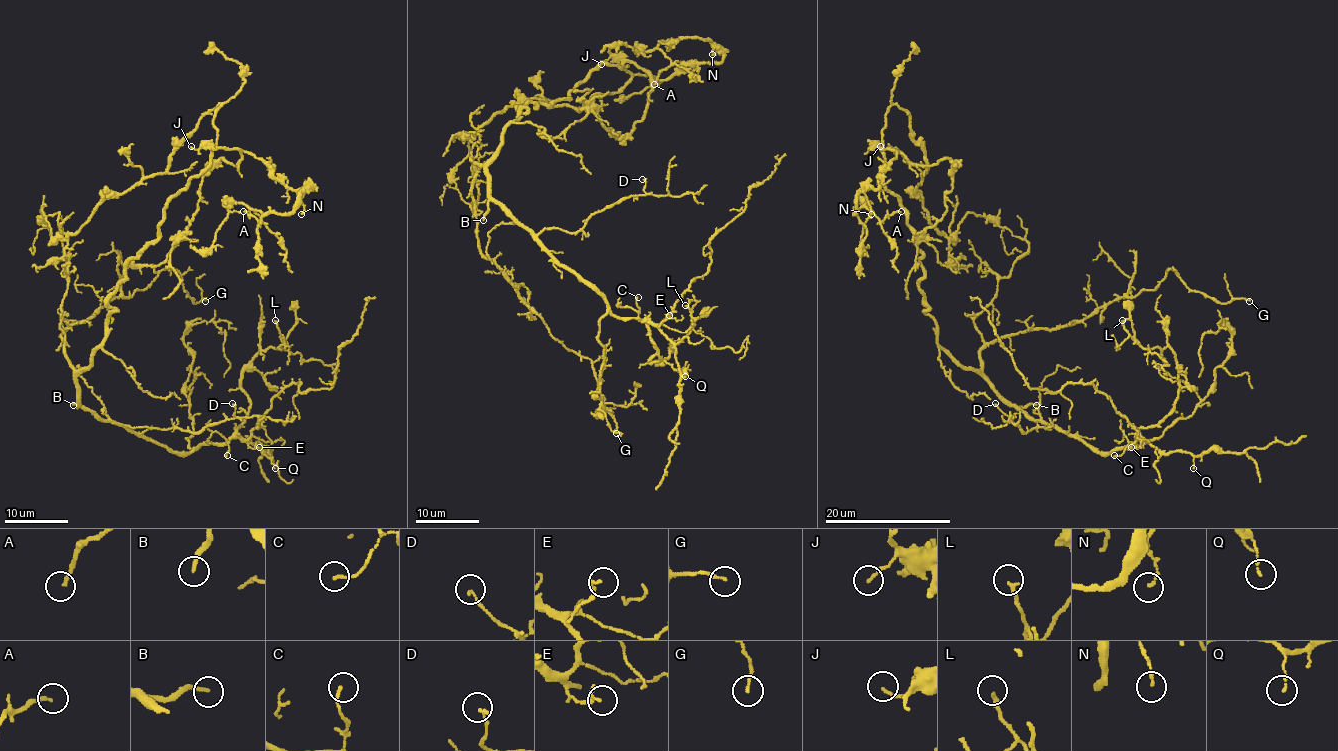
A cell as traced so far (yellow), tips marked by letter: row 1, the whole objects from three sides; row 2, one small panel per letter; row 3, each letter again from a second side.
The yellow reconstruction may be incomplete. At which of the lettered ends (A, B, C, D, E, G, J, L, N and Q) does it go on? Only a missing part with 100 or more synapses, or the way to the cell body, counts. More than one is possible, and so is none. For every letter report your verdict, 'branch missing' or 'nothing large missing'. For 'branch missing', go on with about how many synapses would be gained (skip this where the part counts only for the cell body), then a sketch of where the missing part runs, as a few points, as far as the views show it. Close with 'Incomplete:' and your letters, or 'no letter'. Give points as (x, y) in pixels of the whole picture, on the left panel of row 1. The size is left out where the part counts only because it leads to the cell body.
A: nothing large missing
B: branch missing; missing branch runs (73, 405), (85, 421), (99, 427), (109, 440), (122, 446), (125, 481), (156, 525)
C: nothing large missing
D: nothing large missing
E: nothing large missing
G: nothing large missing
J: nothing large missing
L: nothing large missing
N: nothing large missing
Q: nothing large missing
Incomplete: B

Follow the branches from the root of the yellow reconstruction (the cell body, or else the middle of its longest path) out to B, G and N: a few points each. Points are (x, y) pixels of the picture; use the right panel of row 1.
B: (956, 361), (972, 367), (1010, 403), (1017, 406), (1036, 405)
G: (956, 361), (978, 370), (989, 343), (1082, 321), (1153, 290), (1169, 269), (1219, 302), (1249, 301)
N: (956, 361), (924, 312), (915, 230), (879, 178), (879, 148), (890, 148), (879, 189), (865, 192), (871, 214)

